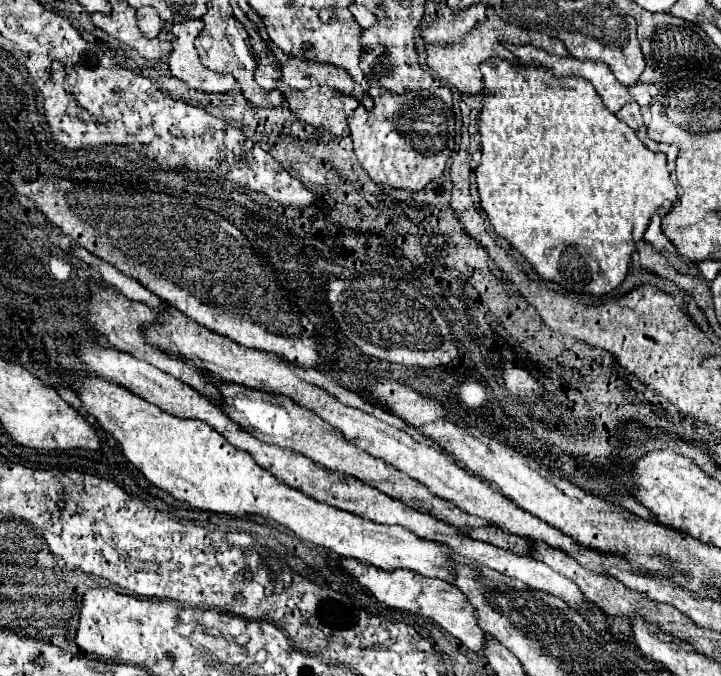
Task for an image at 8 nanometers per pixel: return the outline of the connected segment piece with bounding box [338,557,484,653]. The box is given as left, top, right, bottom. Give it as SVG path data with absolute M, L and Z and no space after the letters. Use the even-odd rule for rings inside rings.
M340 557L338 565L344 573L354 577L360 583L362 589L372 593L386 607L430 617L444 631L448 631L450 635L460 639L468 649L472 649L476 653L480 653L484 649L484 631L476 623L476 615L472 611L472 605L468 605L468 599L464 599L464 595L454 585L450 585L442 579L424 577L424 575L408 571L408 569L384 571L384 569L378 569L378 567L372 567L372 565L364 565L358 559L350 559L350 557Z

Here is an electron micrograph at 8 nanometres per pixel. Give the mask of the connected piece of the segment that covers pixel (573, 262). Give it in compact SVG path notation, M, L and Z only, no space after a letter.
M492 57L482 63L482 75L484 75L484 89L486 89L486 101L484 107L478 115L480 123L480 135L482 135L482 163L476 169L476 181L478 181L478 191L482 199L482 209L488 215L488 221L492 223L494 231L508 239L514 249L518 249L530 265L538 271L544 273L544 281L554 281L570 291L578 291L578 295L594 295L602 297L610 291L614 291L626 277L628 273L628 263L632 259L632 253L636 251L638 243L642 241L642 235L650 223L650 217L662 207L664 201L676 201L676 185L670 179L670 171L666 167L666 155L664 153L654 153L650 151L632 129L628 129L622 121L616 119L614 113L610 113L596 89L592 87L590 81L582 77L554 77L552 71L540 67L540 65L528 65L518 67L506 59Z

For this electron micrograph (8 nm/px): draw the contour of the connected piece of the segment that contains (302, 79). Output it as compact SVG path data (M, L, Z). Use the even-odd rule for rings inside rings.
M268 41L268 47L282 63L280 67L282 81L292 85L292 89L308 89L312 85L330 85L356 99L362 97L362 87L354 83L344 69L330 63L316 63L316 61L306 61L300 57L286 55L272 41Z

